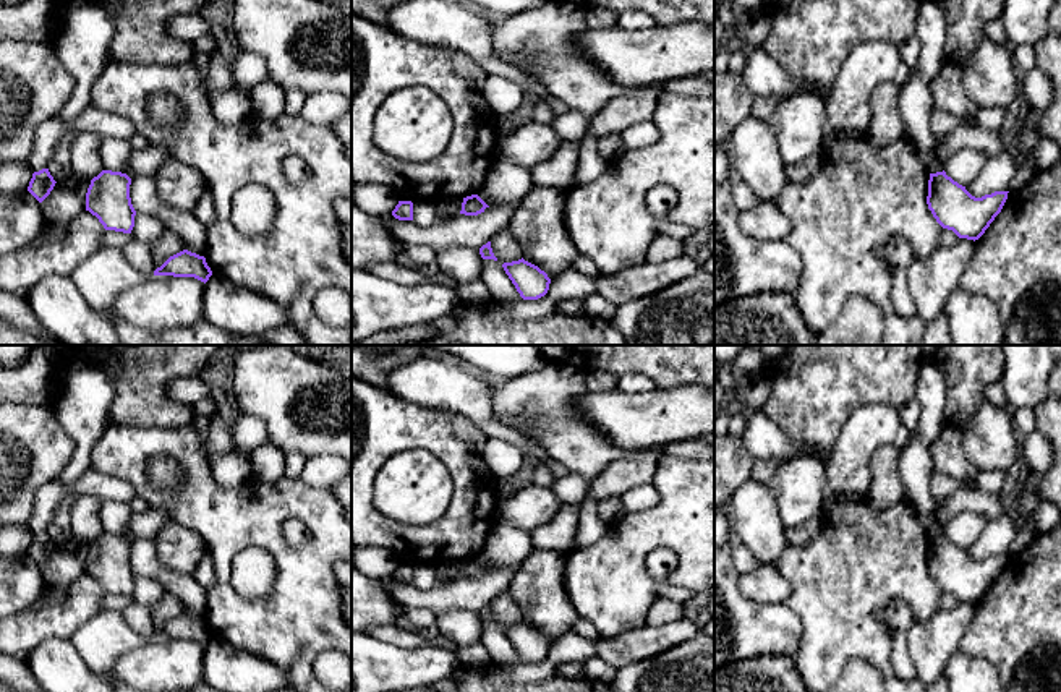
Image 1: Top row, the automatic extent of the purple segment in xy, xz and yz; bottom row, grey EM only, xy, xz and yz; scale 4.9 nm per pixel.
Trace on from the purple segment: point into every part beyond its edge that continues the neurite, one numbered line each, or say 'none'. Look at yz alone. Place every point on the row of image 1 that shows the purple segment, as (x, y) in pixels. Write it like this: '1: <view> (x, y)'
none

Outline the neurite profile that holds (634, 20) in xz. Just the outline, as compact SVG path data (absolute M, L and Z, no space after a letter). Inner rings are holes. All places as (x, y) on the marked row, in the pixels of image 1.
M625 10L617 15L619 29L651 29L654 26L653 18L648 13L638 10Z

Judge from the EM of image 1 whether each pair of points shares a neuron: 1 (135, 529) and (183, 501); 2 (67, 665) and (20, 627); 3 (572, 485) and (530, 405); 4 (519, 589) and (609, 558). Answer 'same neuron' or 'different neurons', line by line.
1: different neurons
2: different neurons
3: different neurons
4: different neurons

